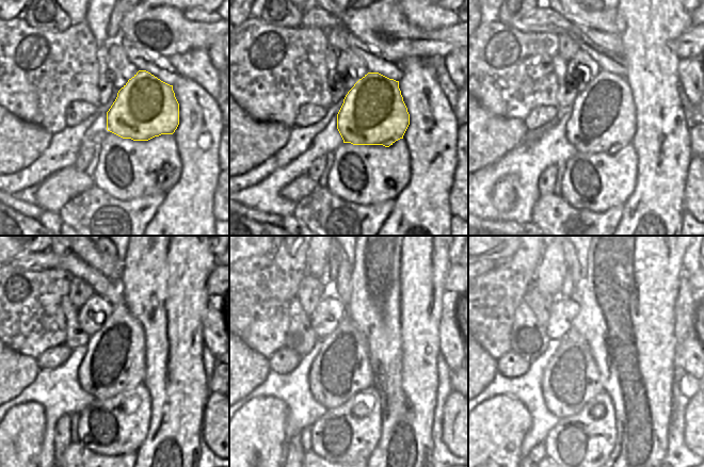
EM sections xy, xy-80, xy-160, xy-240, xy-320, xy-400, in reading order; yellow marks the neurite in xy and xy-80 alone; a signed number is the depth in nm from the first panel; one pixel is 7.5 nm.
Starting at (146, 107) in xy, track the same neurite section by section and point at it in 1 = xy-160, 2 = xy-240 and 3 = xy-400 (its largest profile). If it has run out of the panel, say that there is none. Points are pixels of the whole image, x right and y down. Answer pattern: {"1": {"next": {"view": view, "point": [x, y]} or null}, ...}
{"1": {"next": {"view": "xy-160", "point": [603, 121]}}, "2": {"next": {"view": "xy-240", "point": [114, 361]}}, "3": {"next": {"view": "xy-400", "point": [571, 379]}}}

